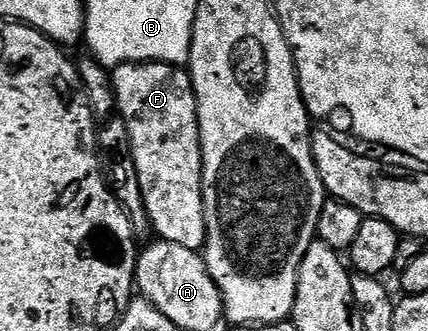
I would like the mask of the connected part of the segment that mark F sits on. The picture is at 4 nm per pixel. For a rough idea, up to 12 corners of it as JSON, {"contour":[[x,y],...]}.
{"contour":[[190,74],[110,76],[162,242],[202,252],[203,150]]}

